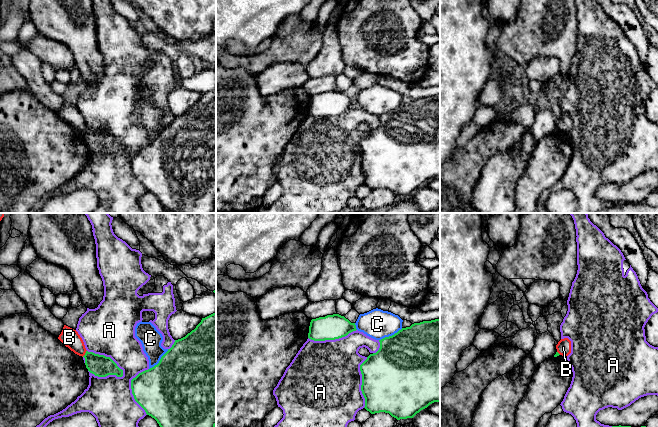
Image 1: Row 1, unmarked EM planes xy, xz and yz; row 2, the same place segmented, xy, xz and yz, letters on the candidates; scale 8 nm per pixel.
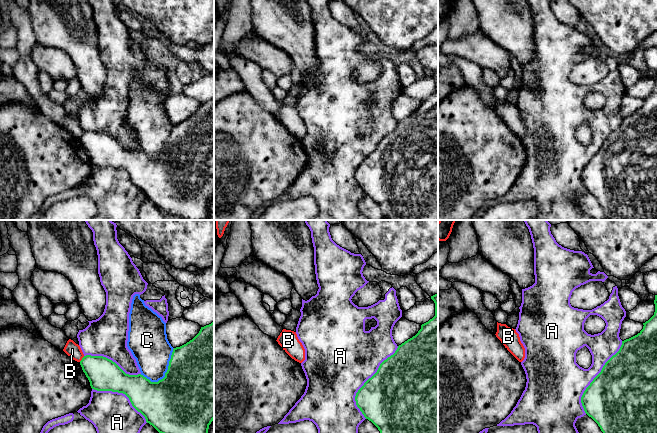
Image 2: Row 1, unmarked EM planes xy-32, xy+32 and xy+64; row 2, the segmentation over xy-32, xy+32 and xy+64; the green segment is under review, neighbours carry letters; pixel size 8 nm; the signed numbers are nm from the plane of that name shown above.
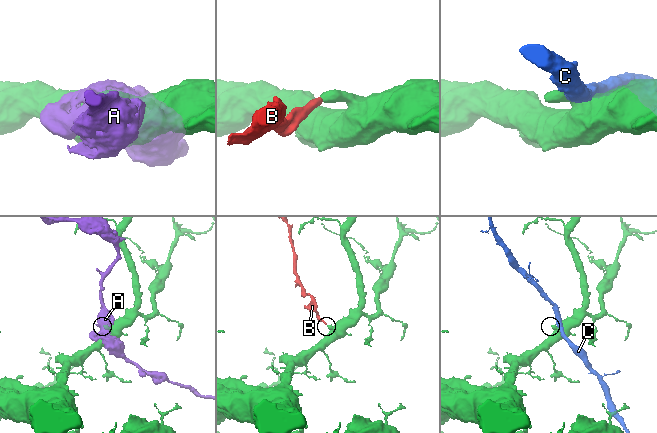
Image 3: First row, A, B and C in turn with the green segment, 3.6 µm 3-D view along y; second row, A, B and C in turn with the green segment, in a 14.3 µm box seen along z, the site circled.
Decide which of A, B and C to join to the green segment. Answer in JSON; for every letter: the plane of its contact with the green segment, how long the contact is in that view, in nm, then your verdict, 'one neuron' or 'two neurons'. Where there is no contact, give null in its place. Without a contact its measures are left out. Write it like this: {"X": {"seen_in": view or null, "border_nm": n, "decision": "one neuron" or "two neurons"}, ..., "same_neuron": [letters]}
{"A": {"seen_in": "xy", "border_nm": 360, "decision": "two neurons"}, "B": {"seen_in": "xy", "border_nm": 70, "decision": "two neurons"}, "C": {"seen_in": "xy", "border_nm": 220, "decision": "two neurons"}, "same_neuron": []}

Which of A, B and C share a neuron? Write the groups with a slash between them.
A / B / C

